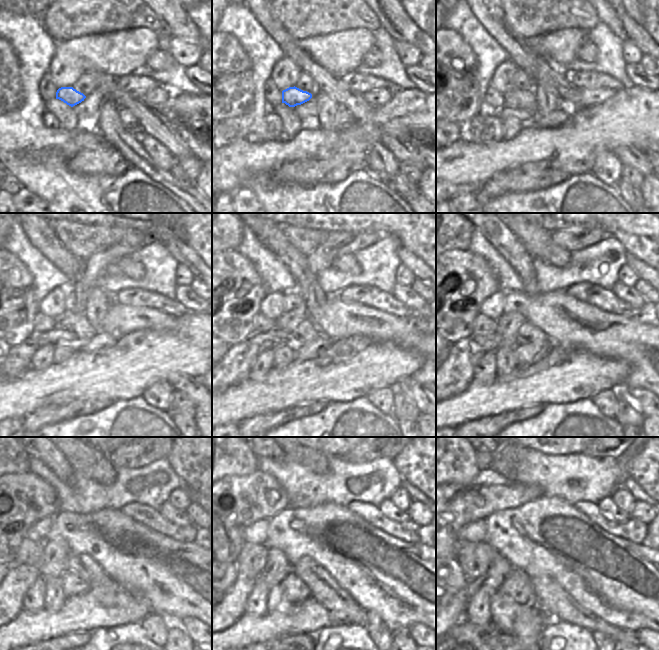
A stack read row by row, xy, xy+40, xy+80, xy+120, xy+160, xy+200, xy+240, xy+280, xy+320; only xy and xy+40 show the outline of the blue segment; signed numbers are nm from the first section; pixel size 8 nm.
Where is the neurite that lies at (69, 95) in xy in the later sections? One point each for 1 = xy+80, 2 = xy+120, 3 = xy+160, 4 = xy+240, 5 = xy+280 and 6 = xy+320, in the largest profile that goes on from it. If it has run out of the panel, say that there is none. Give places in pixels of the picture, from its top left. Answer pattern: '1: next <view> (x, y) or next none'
1: next xy+80 (517, 98)
2: next xy+120 (79, 325)
3: next xy+160 (307, 331)
4: next xy+240 (106, 590)
5: next xy+280 (323, 588)
6: next xy+320 (551, 599)

